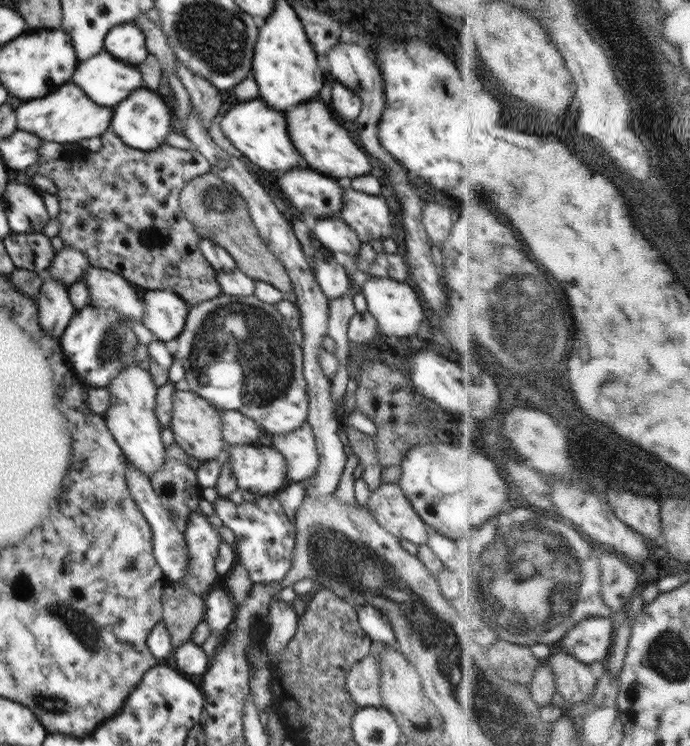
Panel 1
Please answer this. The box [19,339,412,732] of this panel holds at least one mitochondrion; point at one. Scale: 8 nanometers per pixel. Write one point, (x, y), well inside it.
(81, 627)

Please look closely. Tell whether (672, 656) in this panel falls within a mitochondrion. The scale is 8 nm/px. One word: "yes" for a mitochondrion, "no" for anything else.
yes

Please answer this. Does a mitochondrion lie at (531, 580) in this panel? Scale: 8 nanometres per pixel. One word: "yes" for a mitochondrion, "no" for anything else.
yes

